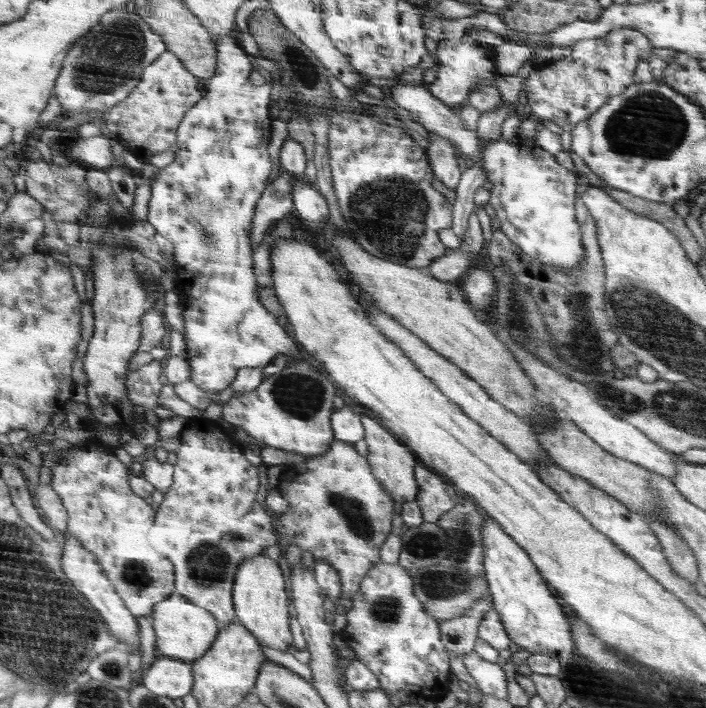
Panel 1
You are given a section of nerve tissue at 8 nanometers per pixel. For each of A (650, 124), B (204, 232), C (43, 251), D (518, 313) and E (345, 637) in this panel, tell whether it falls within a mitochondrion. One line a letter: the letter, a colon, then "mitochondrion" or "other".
A: mitochondrion
B: mitochondrion
C: other
D: mitochondrion
E: other

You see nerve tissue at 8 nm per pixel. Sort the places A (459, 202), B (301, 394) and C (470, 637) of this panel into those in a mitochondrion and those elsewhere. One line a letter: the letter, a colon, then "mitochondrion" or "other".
A: other
B: mitochondrion
C: other

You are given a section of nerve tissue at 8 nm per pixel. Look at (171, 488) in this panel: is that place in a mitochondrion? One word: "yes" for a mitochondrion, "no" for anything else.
no

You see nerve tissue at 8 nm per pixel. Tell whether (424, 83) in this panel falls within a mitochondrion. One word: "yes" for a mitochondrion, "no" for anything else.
no

